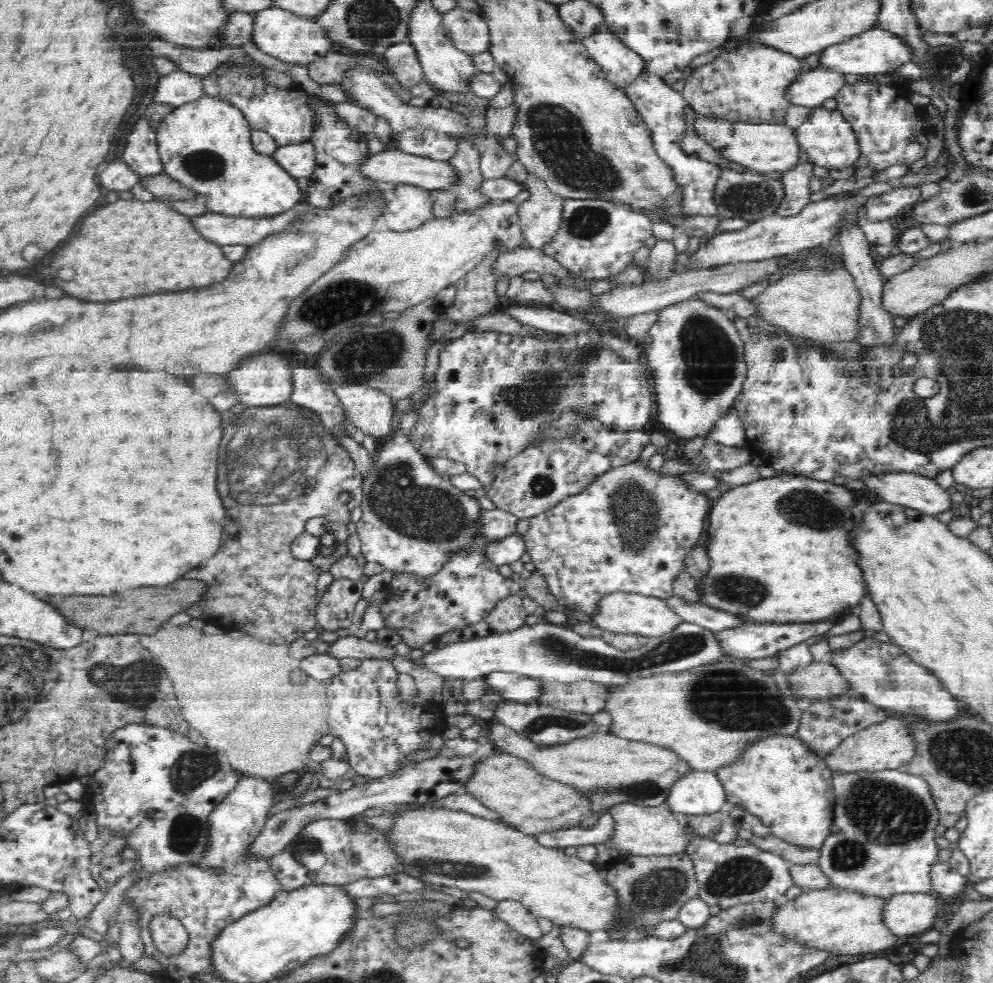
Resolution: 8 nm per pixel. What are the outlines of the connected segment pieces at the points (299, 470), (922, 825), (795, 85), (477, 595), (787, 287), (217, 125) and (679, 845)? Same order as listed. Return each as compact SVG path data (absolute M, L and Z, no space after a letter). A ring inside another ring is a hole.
M289 400L275 406L246 407L224 432L222 456L218 456L217 490L230 516L224 532L232 536L230 540L238 538L250 544L222 544L222 548L210 560L204 560L198 568L186 574L186 578L209 582L205 599L186 611L193 617L221 627L225 632L239 629L267 644L276 642L277 646L289 645L306 632L318 629L316 611L320 598L316 580L322 572L328 572L342 557L349 555L346 525L350 522L351 511L360 507L363 496L363 480L355 469L349 450L322 424L317 412L302 405ZM343 492L352 494L352 500L346 504L340 502ZM315 516L328 518L337 547L327 557L318 554L310 560L296 559L290 551L291 542L305 531L306 521Z
M903 767L882 768L882 770L854 770L854 772L836 772L833 773L834 796L836 804L834 805L833 831L828 836L824 846L820 849L820 860L818 865L822 868L824 875L828 875L832 880L831 886L854 889L868 895L874 894L884 897L892 897L903 893L930 893L932 887L932 868L938 864L938 855L940 848L936 844L936 826L941 824L941 814L934 802L929 782L919 774L908 772Z
M820 63L802 70L789 88L789 97L796 105L819 106L828 98L835 98L846 85L846 72Z
M482 509L474 520L474 534L470 540L452 550L436 572L430 572L428 576L421 576L417 572L394 573L391 582L384 586L385 598L378 605L385 627L398 633L402 642L413 650L485 619L500 600L522 588L521 581L502 576L498 571L499 566L487 556L490 545L516 533L516 524L520 519L505 509Z
M846 270L834 272L796 271L784 275L753 300L761 310L759 323L782 327L788 333L823 342L859 342L862 295L854 277Z
M204 94L198 100L178 104L164 117L156 130L159 150L165 173L174 180L198 191L212 213L228 216L266 216L280 214L305 198L297 178L290 175L273 154L256 152L253 147L252 127L241 108L221 96Z
M626 801L612 805L608 812L617 822L613 849L617 849L622 855L676 856L684 854L698 837L665 803L646 806Z

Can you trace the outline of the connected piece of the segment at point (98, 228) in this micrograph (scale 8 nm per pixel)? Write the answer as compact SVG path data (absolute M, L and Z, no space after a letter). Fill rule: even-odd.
M154 198L151 201L118 199L108 206L98 208L84 218L80 232L56 252L50 272L56 286L70 296L84 300L120 300L152 292L176 292L176 290L203 289L226 280L233 270L235 261L226 258L223 245L208 240L193 223L193 217L178 212L172 203ZM62 272L74 272L70 280L62 278Z

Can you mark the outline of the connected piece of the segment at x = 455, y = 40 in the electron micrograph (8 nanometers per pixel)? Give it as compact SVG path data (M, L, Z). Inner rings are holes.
M456 7L441 15L446 36L458 50L469 55L489 50L490 26L481 13Z

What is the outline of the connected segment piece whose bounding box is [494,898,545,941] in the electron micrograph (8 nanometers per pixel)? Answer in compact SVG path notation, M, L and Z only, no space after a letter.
M498 900L498 906L494 910L496 916L505 921L516 931L525 934L532 940L540 940L545 934L539 928L537 920L517 900Z

